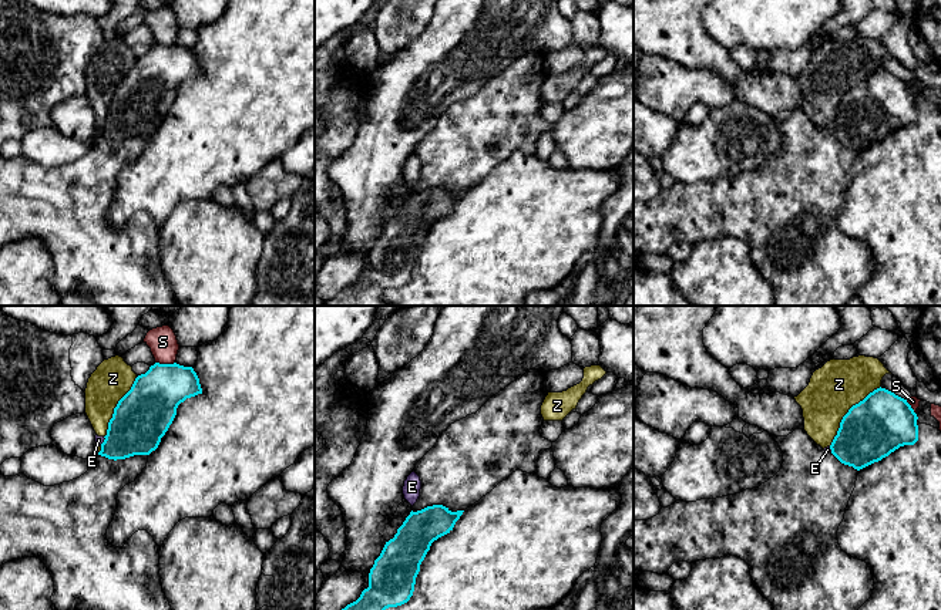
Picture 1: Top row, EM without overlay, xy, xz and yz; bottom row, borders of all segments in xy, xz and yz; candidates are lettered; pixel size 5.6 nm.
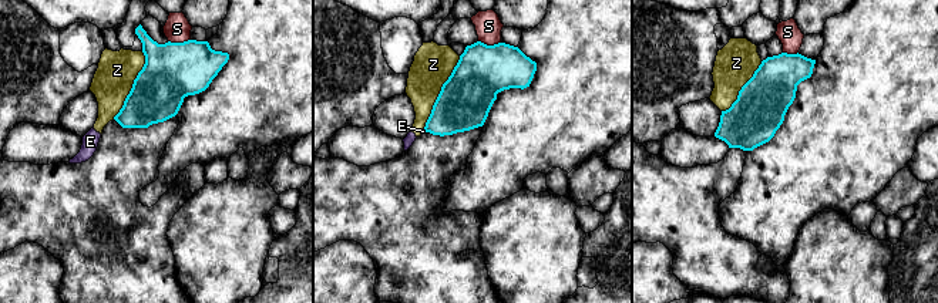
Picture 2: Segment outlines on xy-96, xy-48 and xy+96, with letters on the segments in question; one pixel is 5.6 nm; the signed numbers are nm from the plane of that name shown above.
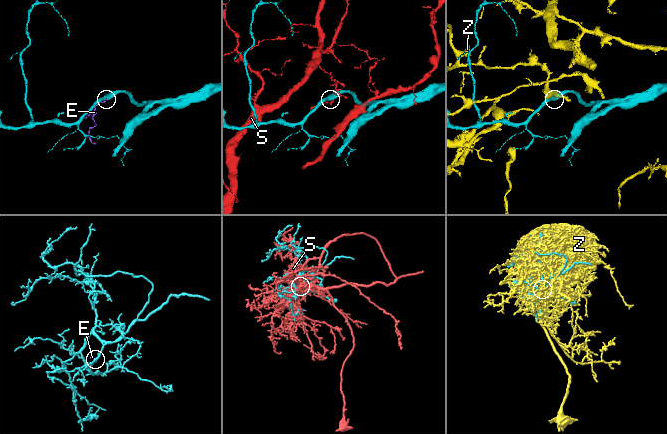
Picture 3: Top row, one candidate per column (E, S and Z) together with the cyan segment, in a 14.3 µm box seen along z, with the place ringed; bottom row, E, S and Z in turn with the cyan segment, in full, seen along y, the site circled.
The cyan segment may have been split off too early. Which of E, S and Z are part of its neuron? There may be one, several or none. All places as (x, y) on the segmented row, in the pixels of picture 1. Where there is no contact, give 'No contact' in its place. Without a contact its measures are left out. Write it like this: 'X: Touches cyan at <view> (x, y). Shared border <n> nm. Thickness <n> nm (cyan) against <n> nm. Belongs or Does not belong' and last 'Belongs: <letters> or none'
E: Touches cyan at xy (104, 441). Shared border 50 nm. Thickness 320 nm (cyan) against 50 nm. Does not belong
S: Touches cyan at xy (165, 364). Shared border 110 nm. Thickness 300 nm (cyan) against 160 nm. Does not belong
Z: Touches cyan at yz (847, 413). Shared border 460 nm. Thickness 340 nm (cyan) against 280 nm. Does not belong
Belongs: none

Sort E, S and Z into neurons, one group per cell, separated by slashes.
E Z / S

